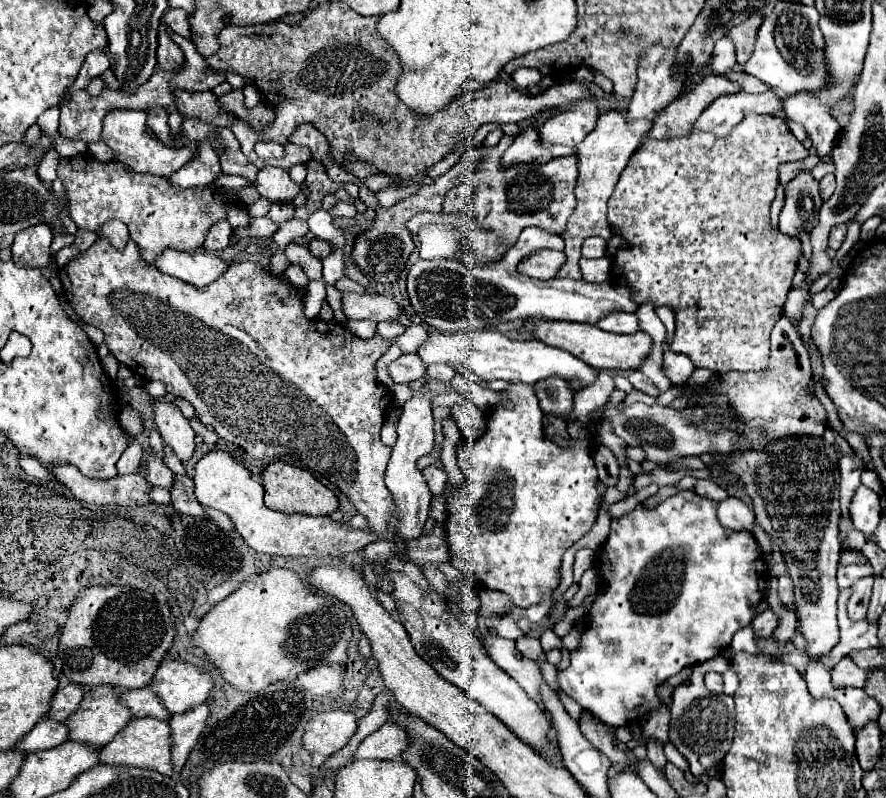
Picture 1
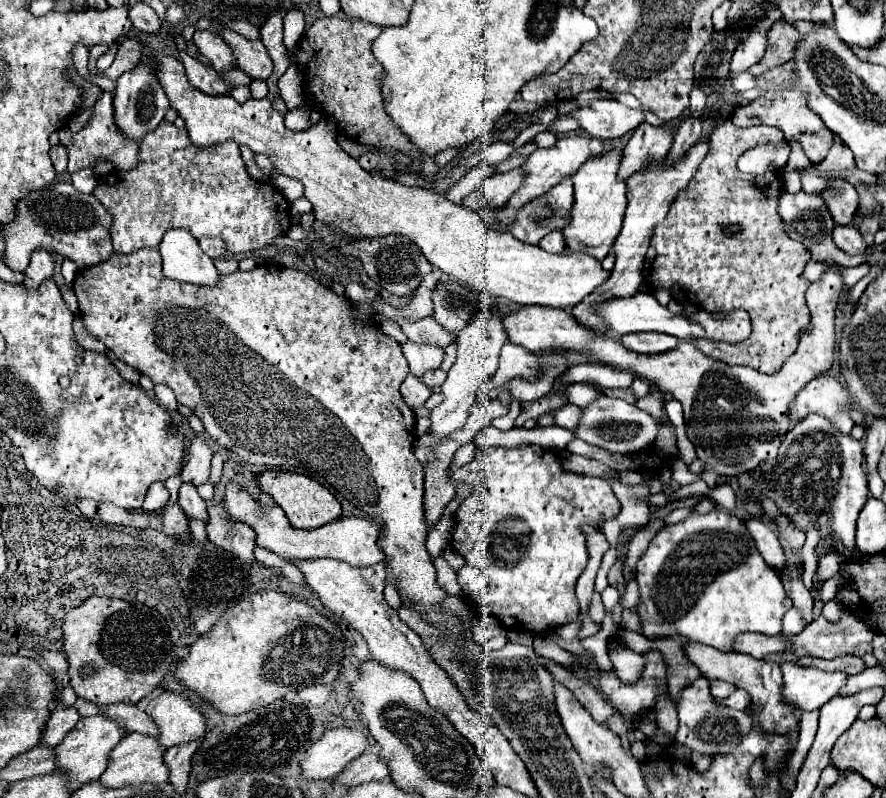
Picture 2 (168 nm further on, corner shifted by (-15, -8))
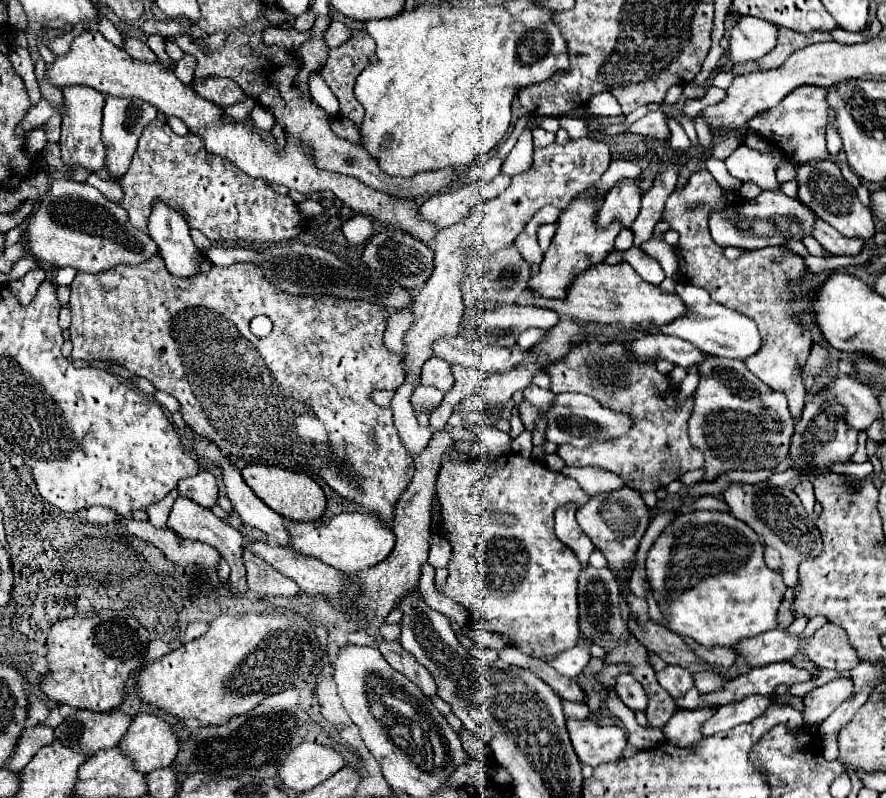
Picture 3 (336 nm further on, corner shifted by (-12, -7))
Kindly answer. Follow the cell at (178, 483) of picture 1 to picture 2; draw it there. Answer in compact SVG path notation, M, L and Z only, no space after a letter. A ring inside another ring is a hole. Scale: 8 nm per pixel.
M208 502L208 538L212 544L228 550L234 554L234 558L238 558L240 562L248 562L254 564L254 548L256 548L256 532L244 524L238 522L234 518L230 518L230 514L216 502Z

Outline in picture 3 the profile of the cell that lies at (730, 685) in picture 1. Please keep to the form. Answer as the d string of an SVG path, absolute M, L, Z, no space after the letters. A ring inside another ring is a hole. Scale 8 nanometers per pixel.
M695 687L689 689L689 693L683 699L675 699L675 703L677 703L677 707L689 707L689 709L697 709L697 707L705 705L701 699L701 693Z

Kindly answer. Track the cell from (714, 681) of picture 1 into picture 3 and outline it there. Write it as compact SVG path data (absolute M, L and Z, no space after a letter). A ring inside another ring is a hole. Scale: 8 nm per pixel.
M705 671L705 673L695 673L695 687L701 691L701 693L713 693L713 691L719 691L723 689L725 685L725 679L711 673L711 671Z

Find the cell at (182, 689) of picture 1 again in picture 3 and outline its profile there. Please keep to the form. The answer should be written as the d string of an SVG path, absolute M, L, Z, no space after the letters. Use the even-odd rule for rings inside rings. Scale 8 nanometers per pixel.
M137 713L119 747L133 757L137 771L151 773L173 763L179 751L179 735L163 713Z

